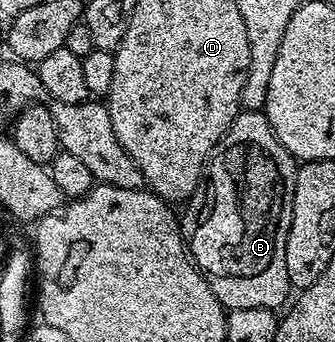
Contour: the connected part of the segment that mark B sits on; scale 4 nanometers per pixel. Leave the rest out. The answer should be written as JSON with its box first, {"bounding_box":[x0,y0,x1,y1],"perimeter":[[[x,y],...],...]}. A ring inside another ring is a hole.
{"bounding_box":[187,109,298,311],"perimeter":[[[245,109],[238,113],[219,143],[213,146],[207,162],[209,190],[205,193],[197,226],[194,227],[193,234],[188,234],[187,248],[193,264],[201,270],[205,282],[211,287],[211,291],[215,291],[219,303],[226,310],[263,307],[277,311],[290,300],[291,286],[287,279],[285,248],[293,218],[298,168],[298,162],[274,135],[264,112],[255,109]]]}

